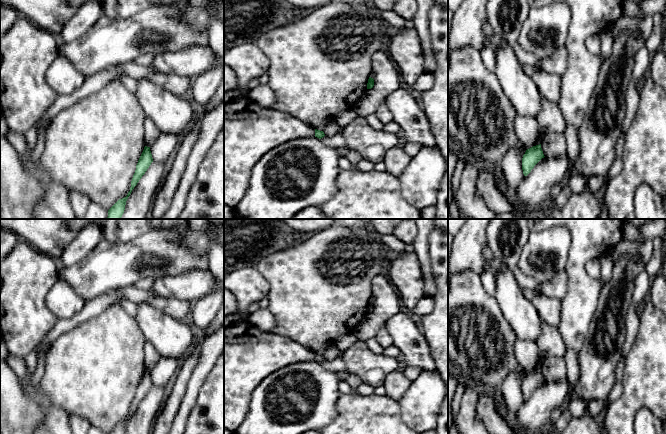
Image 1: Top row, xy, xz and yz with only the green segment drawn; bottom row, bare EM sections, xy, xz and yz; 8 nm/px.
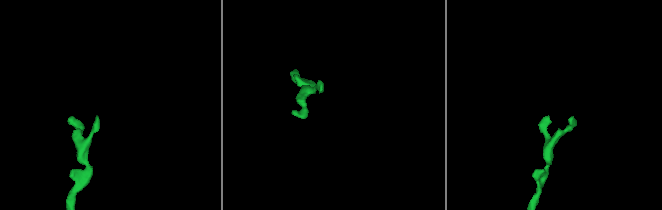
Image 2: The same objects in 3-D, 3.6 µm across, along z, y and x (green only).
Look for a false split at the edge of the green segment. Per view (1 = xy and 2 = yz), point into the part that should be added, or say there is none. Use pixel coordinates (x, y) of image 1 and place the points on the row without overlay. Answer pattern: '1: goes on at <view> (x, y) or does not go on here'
1: does not go on here
2: does not go on here

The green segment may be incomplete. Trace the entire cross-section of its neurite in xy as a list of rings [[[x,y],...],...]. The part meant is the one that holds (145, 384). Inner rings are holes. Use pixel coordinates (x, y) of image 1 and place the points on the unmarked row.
[[[145,370],[136,389],[136,394],[131,405],[130,415],[128,416],[126,421],[119,423],[109,434],[125,434],[125,429],[128,421],[130,420],[132,414],[137,409],[142,400],[145,398],[152,386],[153,382],[150,371]]]

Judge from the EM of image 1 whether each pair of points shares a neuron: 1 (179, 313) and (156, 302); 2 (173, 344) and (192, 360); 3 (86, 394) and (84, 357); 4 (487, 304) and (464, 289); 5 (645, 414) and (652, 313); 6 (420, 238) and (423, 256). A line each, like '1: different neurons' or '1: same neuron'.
1: same neuron
2: different neurons
3: same neuron
4: same neuron
5: different neurons
6: same neuron

